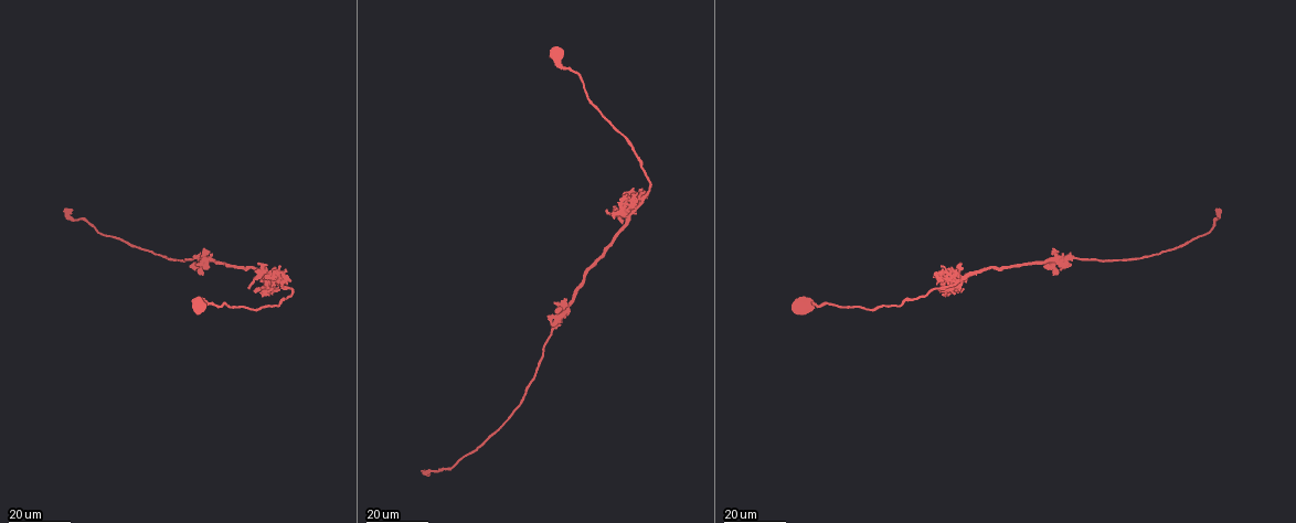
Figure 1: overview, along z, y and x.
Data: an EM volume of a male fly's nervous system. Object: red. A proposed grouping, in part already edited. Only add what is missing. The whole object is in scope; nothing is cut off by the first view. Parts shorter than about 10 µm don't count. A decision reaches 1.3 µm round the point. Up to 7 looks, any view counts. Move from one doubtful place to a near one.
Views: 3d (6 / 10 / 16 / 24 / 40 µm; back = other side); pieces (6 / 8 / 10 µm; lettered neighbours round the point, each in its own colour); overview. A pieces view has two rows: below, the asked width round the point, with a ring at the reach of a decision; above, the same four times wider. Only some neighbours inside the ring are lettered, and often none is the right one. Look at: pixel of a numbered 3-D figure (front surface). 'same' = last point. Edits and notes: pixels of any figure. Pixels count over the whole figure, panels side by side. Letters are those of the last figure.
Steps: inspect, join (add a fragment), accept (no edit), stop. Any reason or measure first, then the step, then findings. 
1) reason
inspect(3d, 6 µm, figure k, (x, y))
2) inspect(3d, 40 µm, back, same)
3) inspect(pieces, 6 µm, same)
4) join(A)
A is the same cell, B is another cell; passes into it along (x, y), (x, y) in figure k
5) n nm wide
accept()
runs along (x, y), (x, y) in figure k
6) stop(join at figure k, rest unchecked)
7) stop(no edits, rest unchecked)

inspect(3d, 24 µm, figure 1, (248, 287))

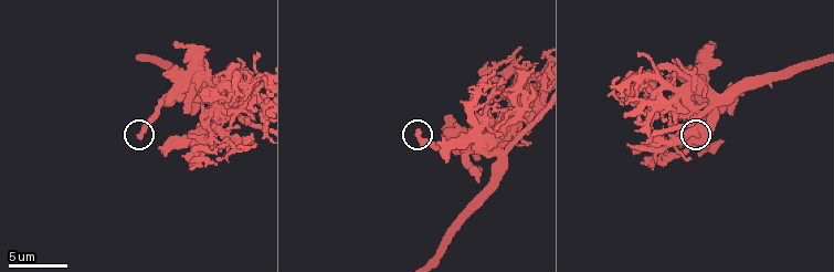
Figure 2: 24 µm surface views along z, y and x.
what lies round it
inspect(pieces, 8 µm, figure 2, (417, 129))

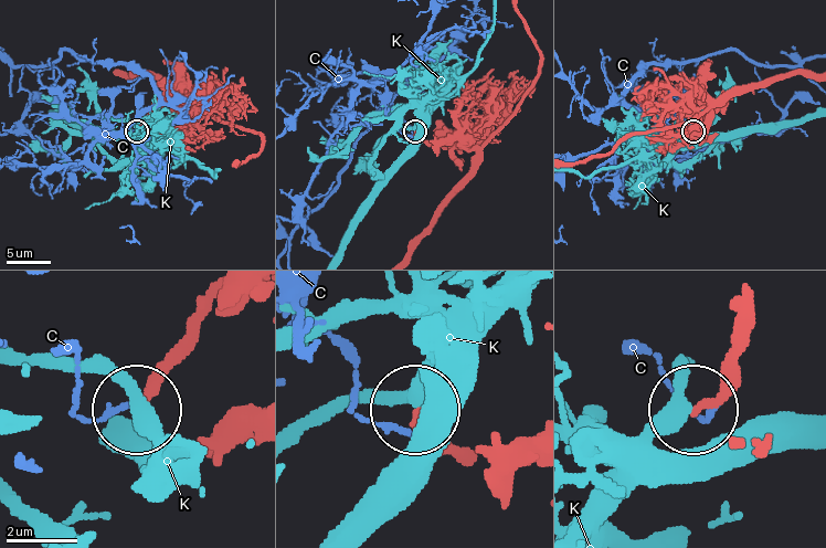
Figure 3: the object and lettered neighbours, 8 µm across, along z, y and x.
accept()
C and K are other cells; runs along (741, 325), (730, 378), (700, 411) in figure 3; no lettered fragment goes on from it

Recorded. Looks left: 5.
inspect(3d, 10 µm, figure 2, (643, 65))

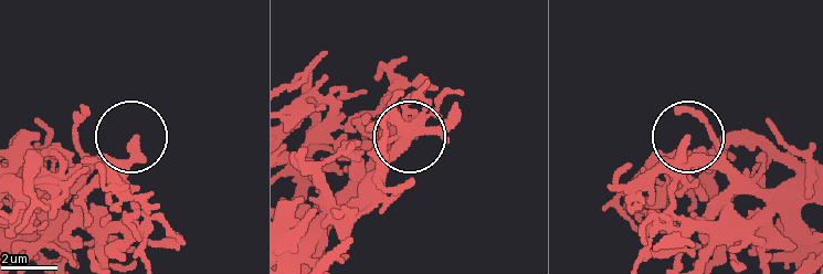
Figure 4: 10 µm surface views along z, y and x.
see the neighbours
inspect(pieces, 10 µm, figure 4, (685, 141))

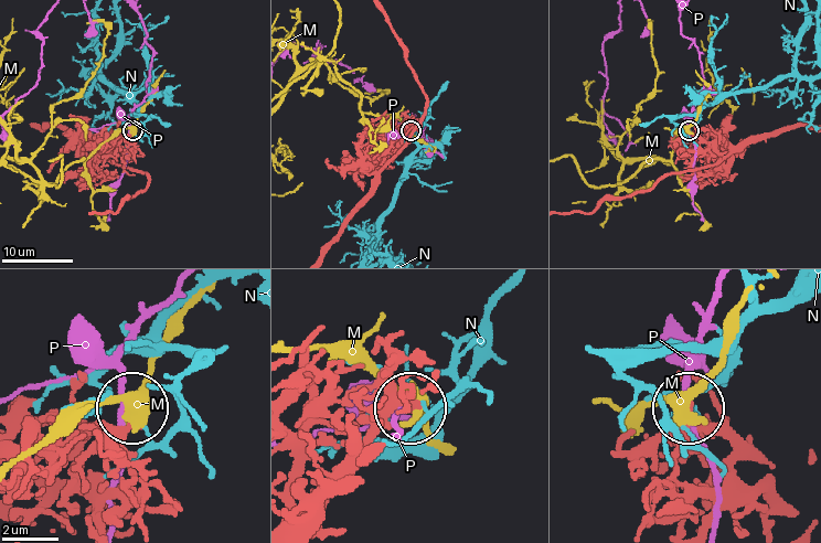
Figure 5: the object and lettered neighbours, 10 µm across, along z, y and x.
210 nm wide
accept()
M, N and P are other cells; none of them fits

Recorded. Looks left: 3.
an open end
inspect(pieces, 6 µm, figure 2, (482, 69))

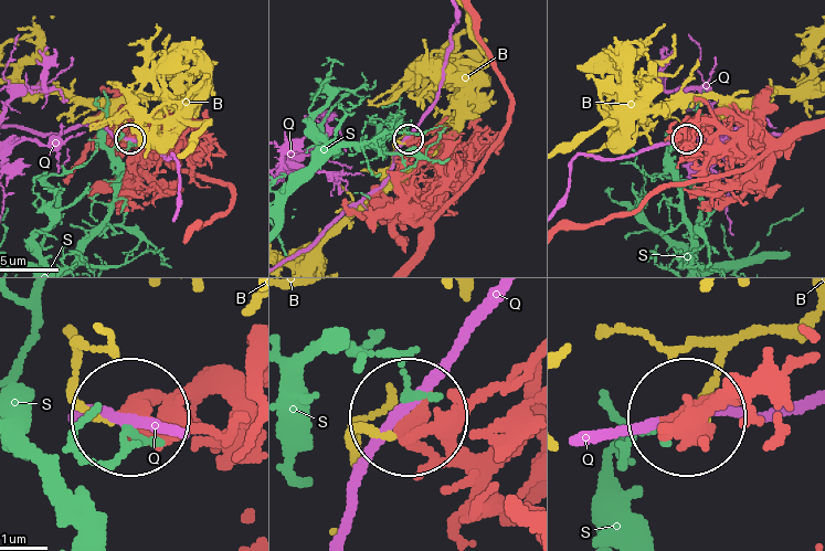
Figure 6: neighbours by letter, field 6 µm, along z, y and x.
accept()
B, Q and S are other cells; runs along (529, 463), (445, 447), (414, 420) in figure 6; none of them fits

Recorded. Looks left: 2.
stop(no edits, rest unchecked)

